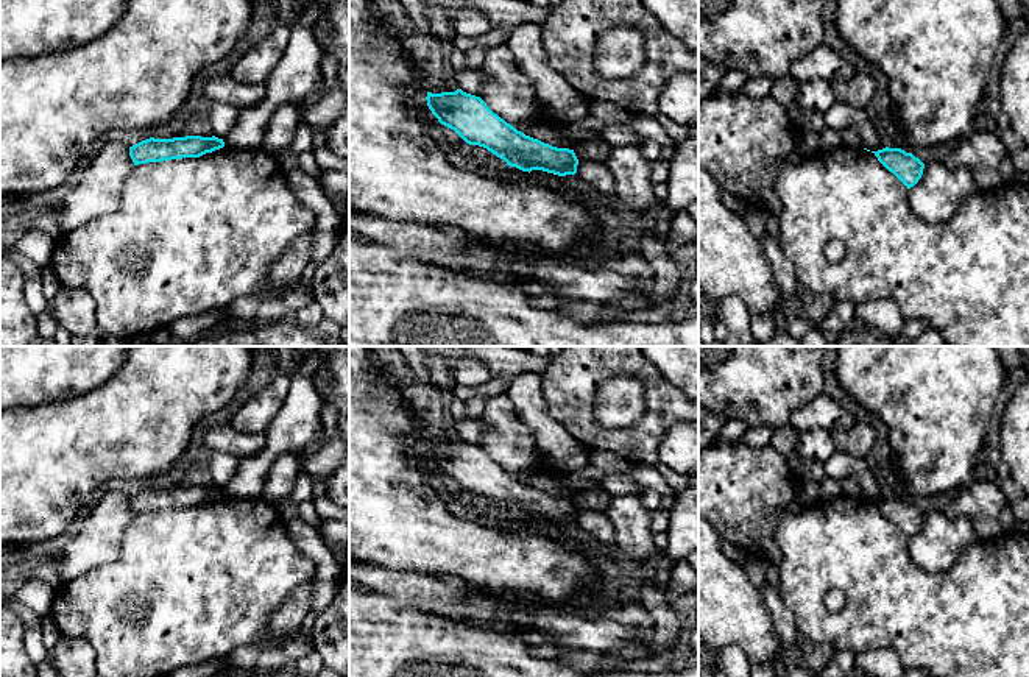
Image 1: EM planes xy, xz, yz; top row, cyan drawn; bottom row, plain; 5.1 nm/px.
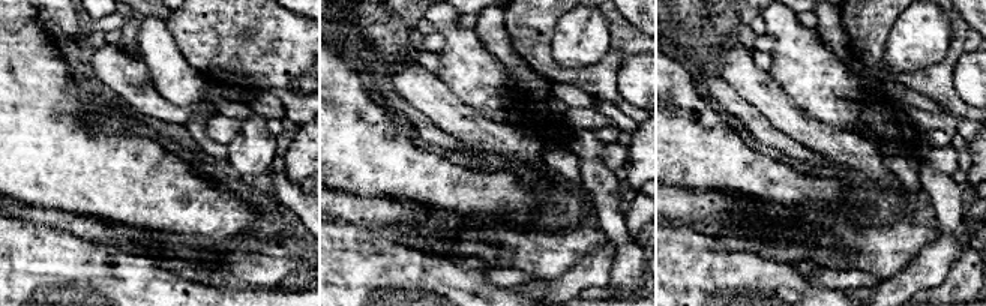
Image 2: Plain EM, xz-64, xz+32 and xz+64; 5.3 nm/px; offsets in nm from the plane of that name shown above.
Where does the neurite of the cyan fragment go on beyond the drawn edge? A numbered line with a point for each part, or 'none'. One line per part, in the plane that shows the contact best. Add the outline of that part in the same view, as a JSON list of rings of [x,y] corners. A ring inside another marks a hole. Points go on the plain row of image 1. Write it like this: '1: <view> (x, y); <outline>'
none

